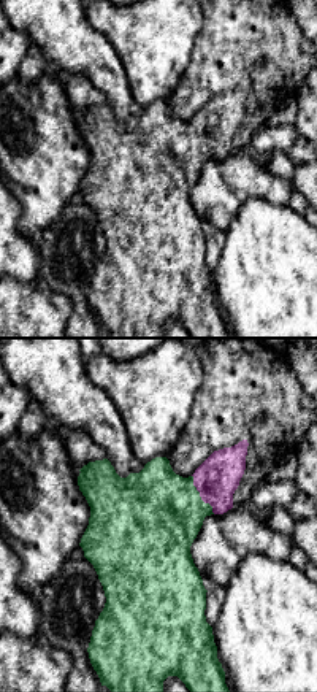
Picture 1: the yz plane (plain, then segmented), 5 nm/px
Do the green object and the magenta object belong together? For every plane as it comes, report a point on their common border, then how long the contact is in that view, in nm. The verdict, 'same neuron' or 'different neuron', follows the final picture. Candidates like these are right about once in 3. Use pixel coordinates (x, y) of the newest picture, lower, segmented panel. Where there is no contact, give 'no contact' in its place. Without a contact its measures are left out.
contact (198, 495); length 240 nm

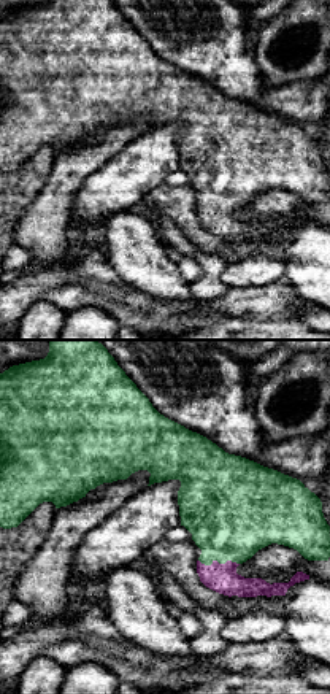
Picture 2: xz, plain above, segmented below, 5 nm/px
contact (219, 562); length 200 nm

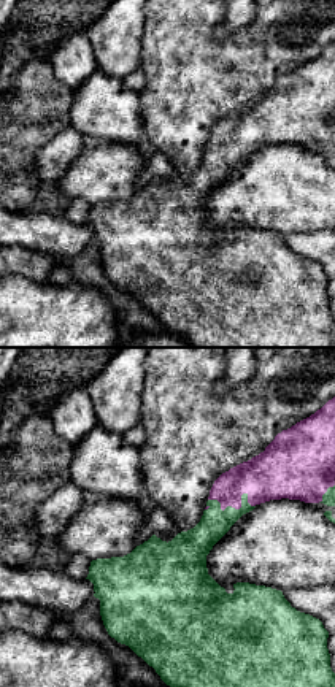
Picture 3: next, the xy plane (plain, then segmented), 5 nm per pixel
contact (237, 510); length 240 nm

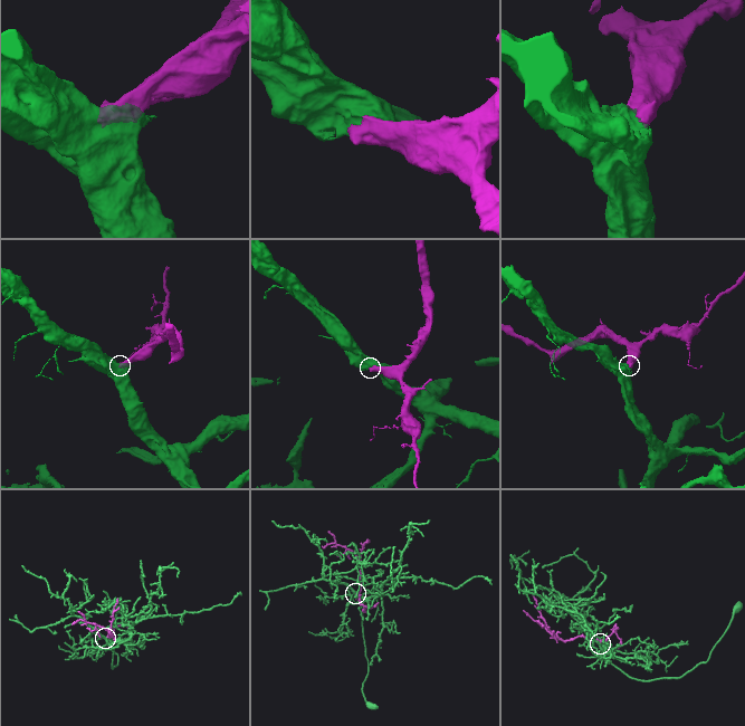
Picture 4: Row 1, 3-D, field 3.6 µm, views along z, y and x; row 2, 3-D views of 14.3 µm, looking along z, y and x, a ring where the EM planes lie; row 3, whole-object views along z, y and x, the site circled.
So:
same neuron

